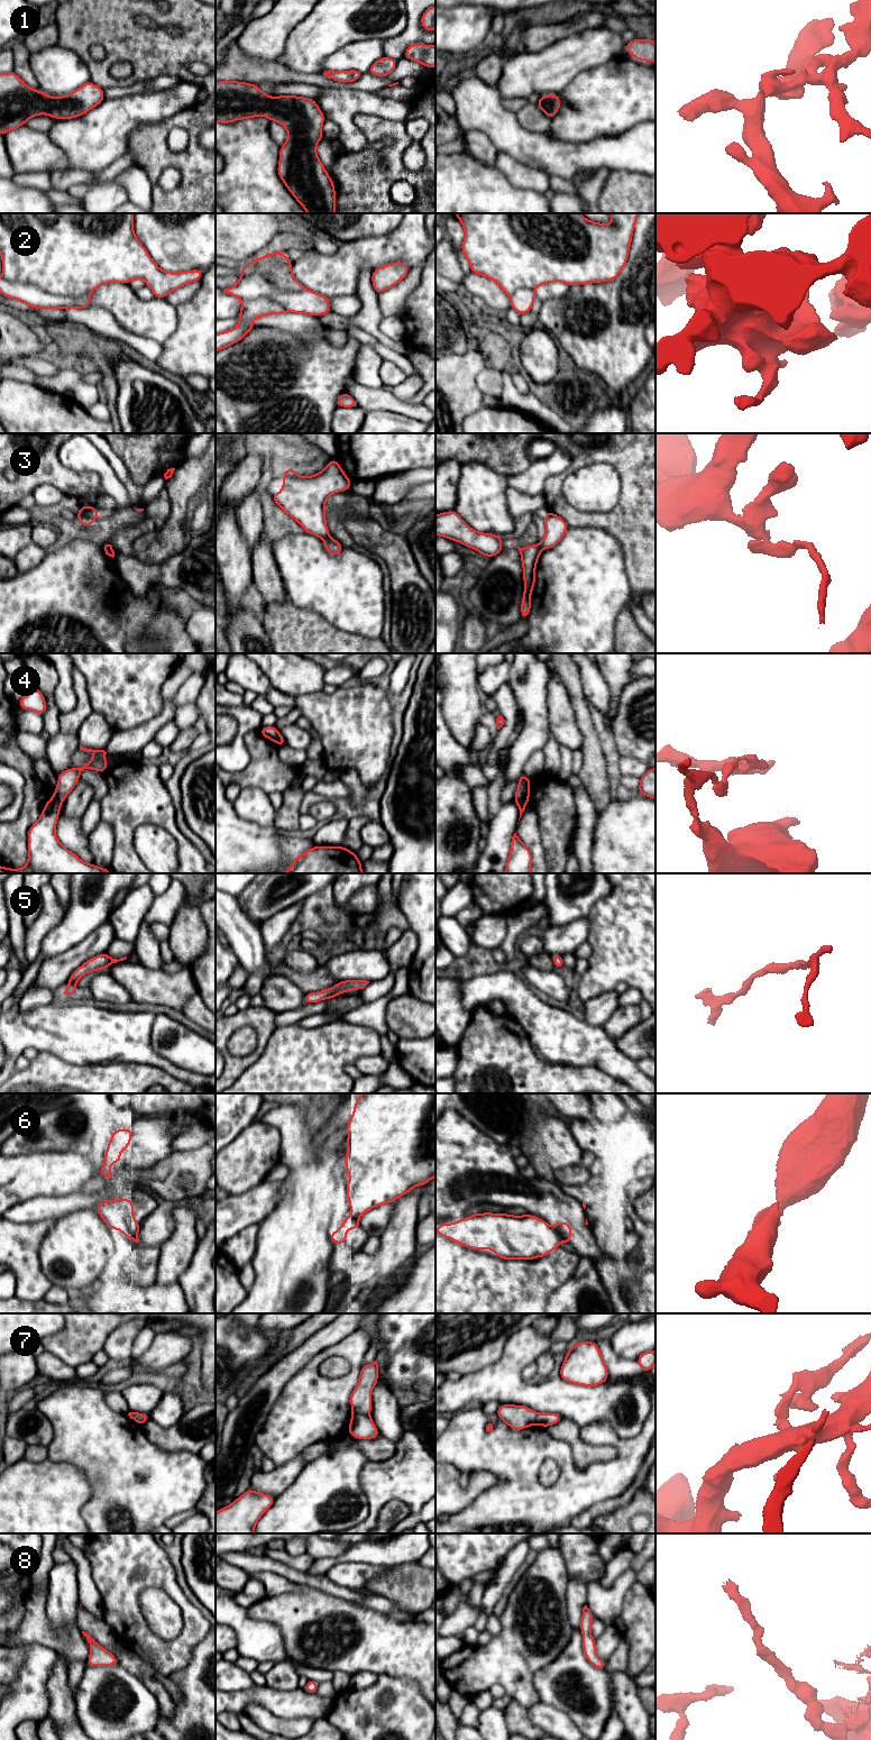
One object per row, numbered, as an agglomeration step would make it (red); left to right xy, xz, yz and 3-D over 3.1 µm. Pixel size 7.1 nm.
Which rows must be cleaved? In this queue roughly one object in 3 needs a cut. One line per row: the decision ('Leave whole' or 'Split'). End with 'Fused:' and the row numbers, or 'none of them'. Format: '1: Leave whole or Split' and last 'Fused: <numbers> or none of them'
1: Leave whole
2: Split
3: Split
4: Split
5: Leave whole
6: Split
7: Split
8: Leave whole
Fused: 2, 3, 4, 6, 7

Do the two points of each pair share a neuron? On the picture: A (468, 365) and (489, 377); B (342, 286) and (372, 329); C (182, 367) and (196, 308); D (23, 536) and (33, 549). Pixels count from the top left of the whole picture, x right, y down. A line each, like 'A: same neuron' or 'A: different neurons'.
A: different neurons
B: different neurons
C: same neuron
D: different neurons

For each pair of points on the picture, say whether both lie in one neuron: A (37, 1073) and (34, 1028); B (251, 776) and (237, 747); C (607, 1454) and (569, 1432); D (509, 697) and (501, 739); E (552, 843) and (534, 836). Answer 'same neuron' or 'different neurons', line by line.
A: different neurons
B: different neurons
C: same neuron
D: same neuron
E: different neurons

